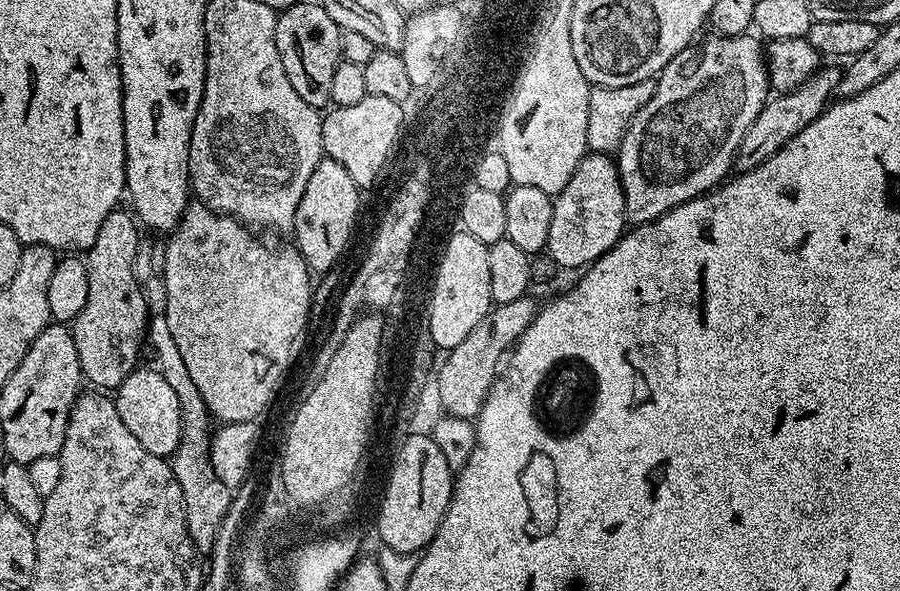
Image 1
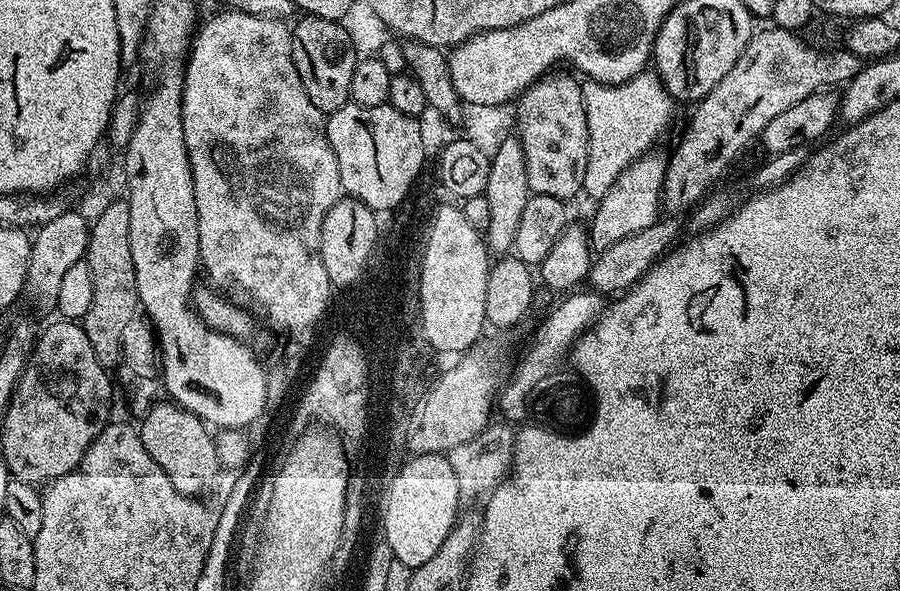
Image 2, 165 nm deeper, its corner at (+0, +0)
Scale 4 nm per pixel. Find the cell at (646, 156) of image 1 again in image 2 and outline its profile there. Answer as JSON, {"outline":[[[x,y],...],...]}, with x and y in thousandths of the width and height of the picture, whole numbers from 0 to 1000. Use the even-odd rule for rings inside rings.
{"outline":[[[726,254],[717,261],[712,271],[700,274],[691,294],[682,306],[682,315],[673,321],[673,328],[661,347],[662,360],[658,365],[658,382],[656,381],[656,411],[662,423],[670,423],[680,411],[690,409],[692,404],[700,403],[700,396],[709,396],[709,389],[718,389],[718,382],[727,382],[727,376],[734,371],[736,340],[733,330],[738,320],[738,289],[742,286],[742,274],[739,259],[733,254]]]}

